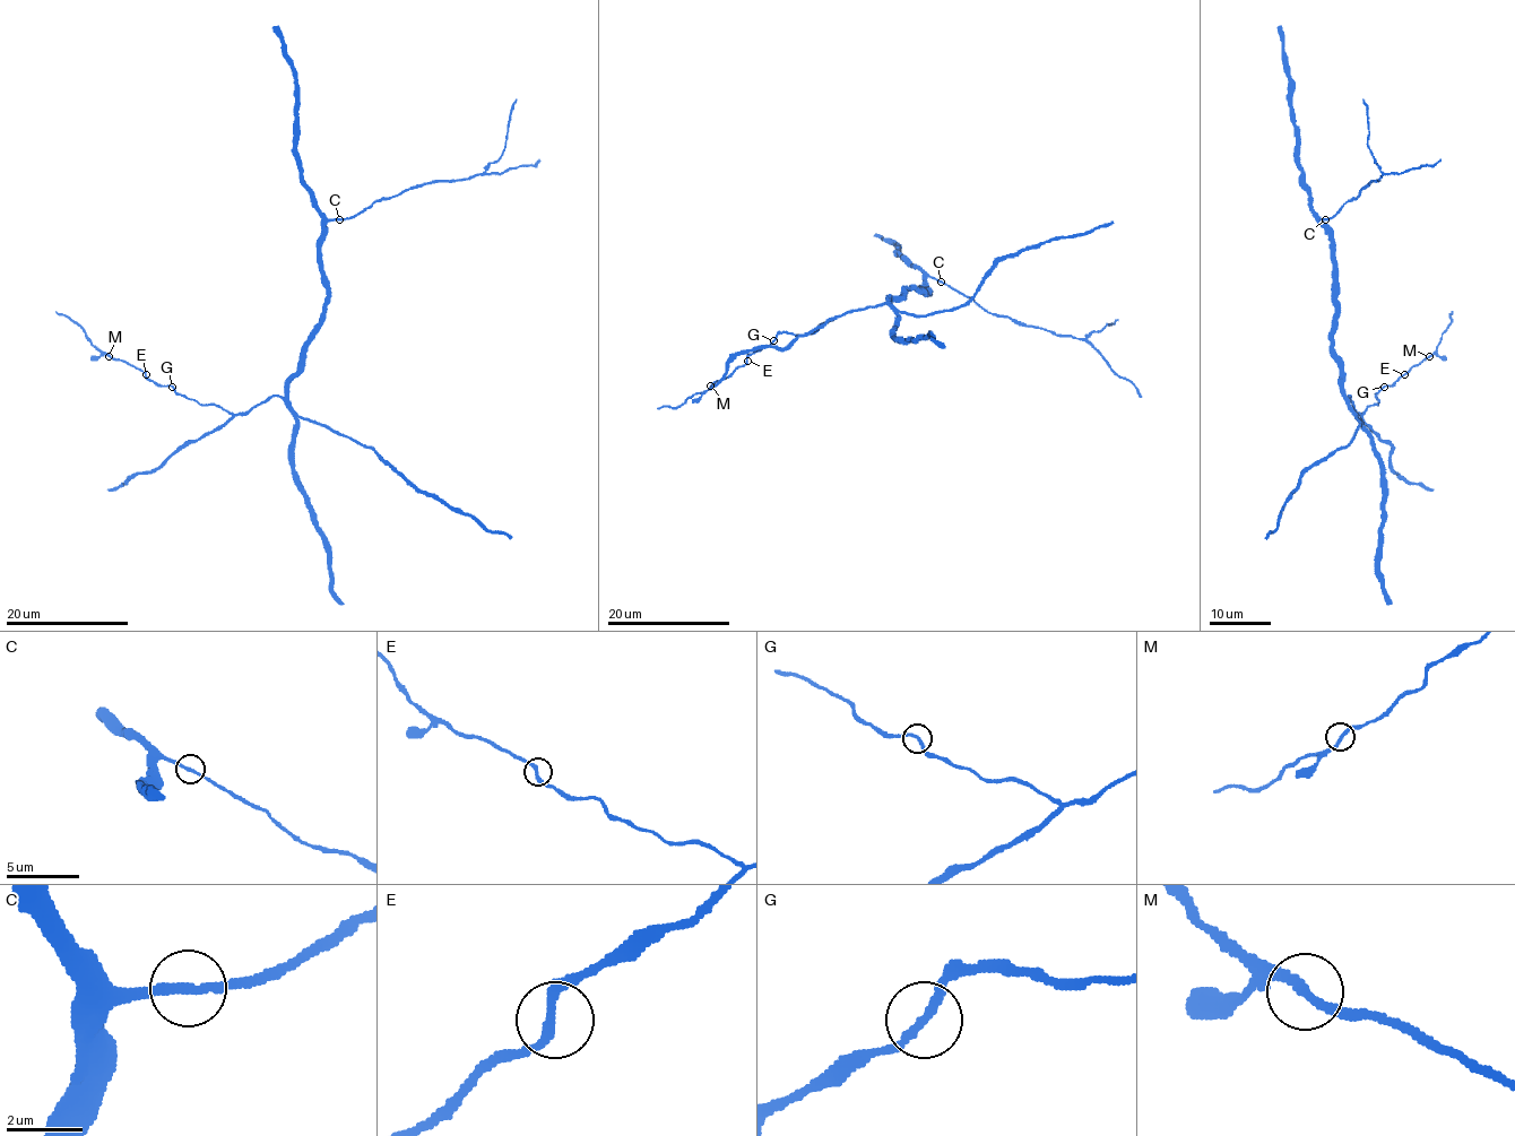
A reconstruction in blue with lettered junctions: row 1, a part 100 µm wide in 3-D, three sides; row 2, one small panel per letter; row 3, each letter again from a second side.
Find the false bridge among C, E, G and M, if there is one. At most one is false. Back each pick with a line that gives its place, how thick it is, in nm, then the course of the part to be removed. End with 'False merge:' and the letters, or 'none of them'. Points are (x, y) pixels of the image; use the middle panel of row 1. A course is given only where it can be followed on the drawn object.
False merge: none of them

